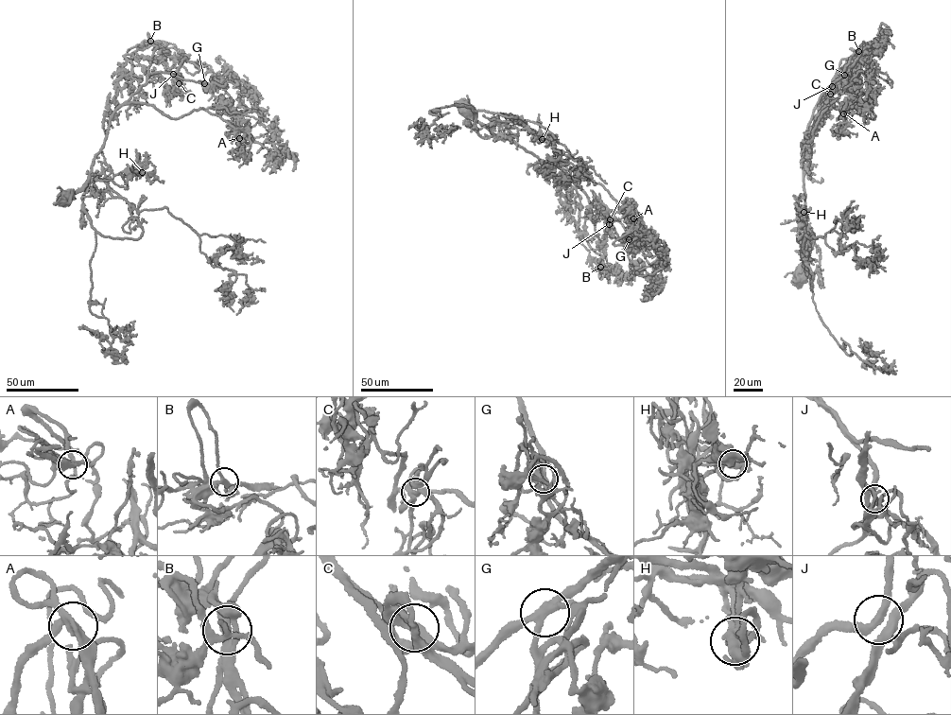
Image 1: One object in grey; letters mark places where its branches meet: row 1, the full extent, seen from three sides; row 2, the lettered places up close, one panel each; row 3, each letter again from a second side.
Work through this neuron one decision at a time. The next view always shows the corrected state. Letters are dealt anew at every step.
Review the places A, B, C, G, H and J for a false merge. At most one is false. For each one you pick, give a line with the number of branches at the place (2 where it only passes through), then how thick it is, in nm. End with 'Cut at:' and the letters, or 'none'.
Cut at: none

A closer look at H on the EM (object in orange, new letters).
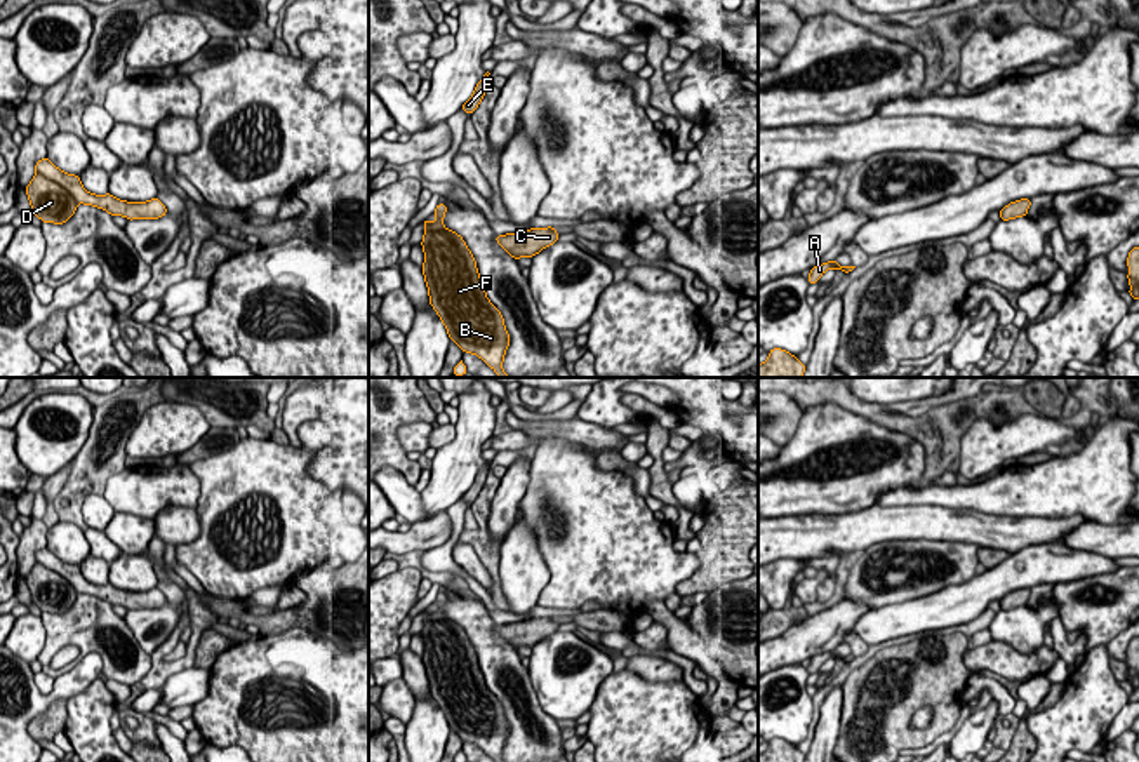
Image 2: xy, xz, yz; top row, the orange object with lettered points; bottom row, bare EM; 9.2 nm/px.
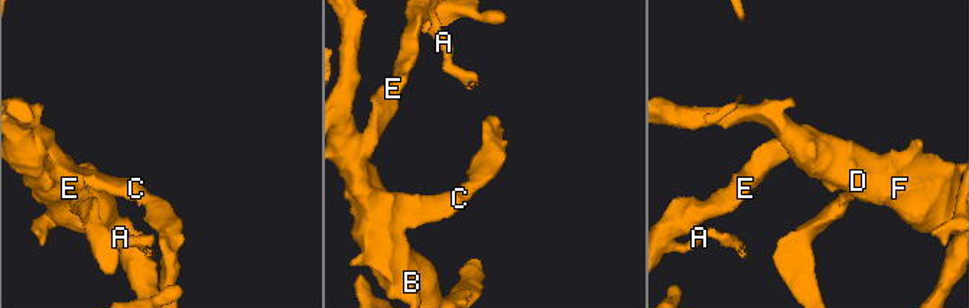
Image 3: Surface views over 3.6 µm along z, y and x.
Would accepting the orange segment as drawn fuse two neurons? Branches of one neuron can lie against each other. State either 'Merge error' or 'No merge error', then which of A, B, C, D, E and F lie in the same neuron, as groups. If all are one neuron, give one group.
No merge error. Groups: A B C D E F

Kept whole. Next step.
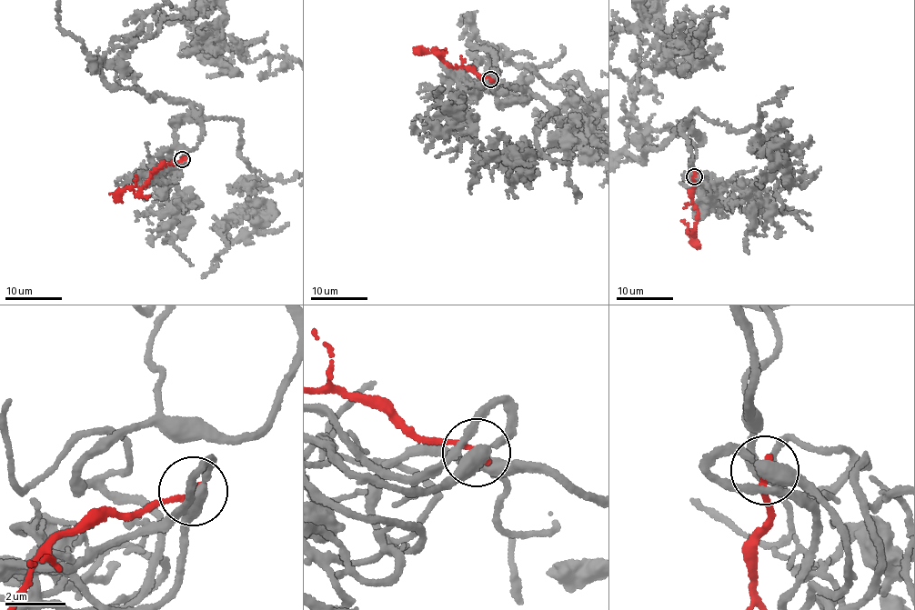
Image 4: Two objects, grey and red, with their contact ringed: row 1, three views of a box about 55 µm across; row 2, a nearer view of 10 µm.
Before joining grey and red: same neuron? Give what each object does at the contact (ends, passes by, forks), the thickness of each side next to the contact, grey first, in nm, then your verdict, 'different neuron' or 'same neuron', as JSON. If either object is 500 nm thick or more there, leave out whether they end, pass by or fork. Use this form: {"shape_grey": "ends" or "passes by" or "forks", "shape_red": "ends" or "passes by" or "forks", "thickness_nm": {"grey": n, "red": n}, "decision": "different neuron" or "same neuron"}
{"shape_grey": "forks", "shape_red": "ends", "thickness_nm": {"grey": 360, "red": 200}, "decision": "different neuron"}

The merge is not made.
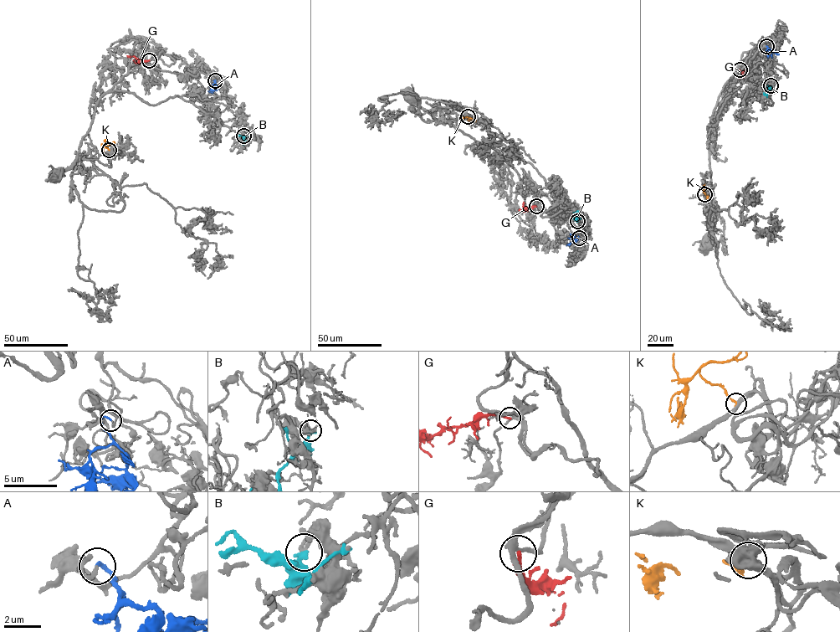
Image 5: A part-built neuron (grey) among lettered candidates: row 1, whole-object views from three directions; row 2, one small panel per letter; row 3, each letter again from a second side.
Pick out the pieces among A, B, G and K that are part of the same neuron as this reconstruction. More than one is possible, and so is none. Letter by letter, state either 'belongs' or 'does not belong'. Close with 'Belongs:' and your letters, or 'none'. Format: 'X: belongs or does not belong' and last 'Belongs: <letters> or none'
A: belongs
B: does not belong
G: does not belong
K: belongs
Belongs: A, K

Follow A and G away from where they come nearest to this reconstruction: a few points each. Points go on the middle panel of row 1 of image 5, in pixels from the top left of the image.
A: (579, 238), (566, 245)
G: (536, 206), (519, 210)

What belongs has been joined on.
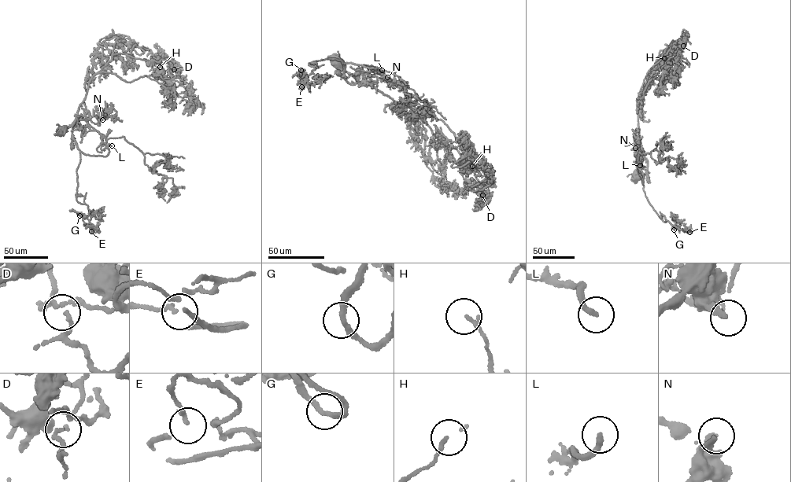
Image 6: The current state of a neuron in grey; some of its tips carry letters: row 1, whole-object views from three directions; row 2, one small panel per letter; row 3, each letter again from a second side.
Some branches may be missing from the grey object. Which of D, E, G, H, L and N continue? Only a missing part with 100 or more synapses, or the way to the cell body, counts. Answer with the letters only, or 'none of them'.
E, L, N

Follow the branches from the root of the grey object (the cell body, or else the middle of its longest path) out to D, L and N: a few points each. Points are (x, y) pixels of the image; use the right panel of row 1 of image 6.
D: (637, 175), (642, 156), (638, 141), (637, 104), (644, 79), (676, 40), (679, 40), (683, 45)
L: (637, 175), (642, 156), (640, 152), (636, 159), (640, 169), (640, 165)
N: (637, 175), (642, 156), (640, 152), (637, 158), (638, 157), (635, 148)

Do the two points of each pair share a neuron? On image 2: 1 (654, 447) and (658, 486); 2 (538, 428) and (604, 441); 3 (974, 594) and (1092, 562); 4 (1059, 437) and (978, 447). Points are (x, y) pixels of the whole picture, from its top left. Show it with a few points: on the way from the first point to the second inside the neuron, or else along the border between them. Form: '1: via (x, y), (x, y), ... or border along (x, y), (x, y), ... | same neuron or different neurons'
1: via (658, 456), (658, 477) | same neuron
2: via (553, 428), (588, 434) | same neuron
3: via (1004, 578), (1037, 564), (1063, 564) | same neuron
4: via (1039, 437), (1018, 437), (999, 444) | same neuron

